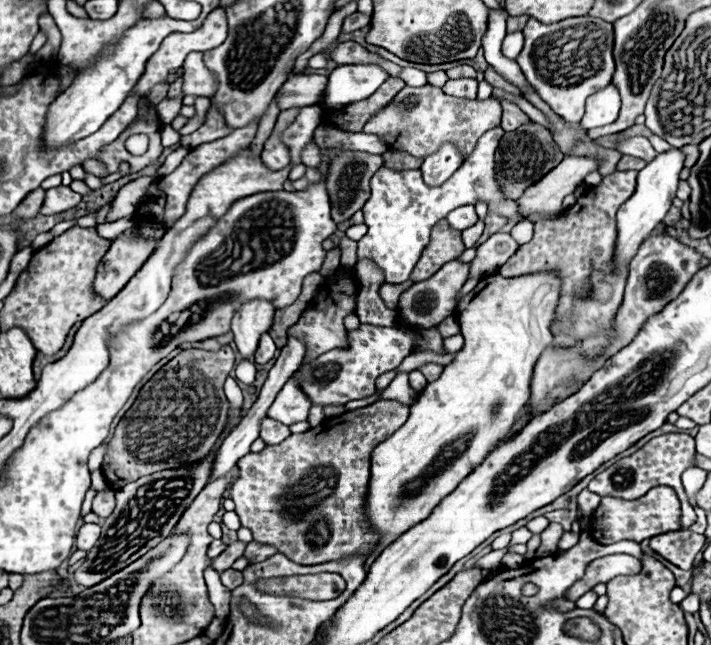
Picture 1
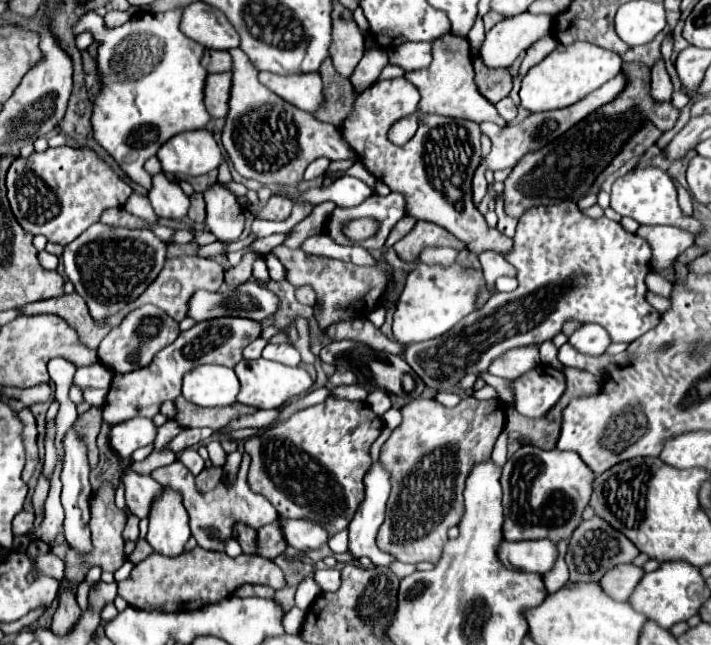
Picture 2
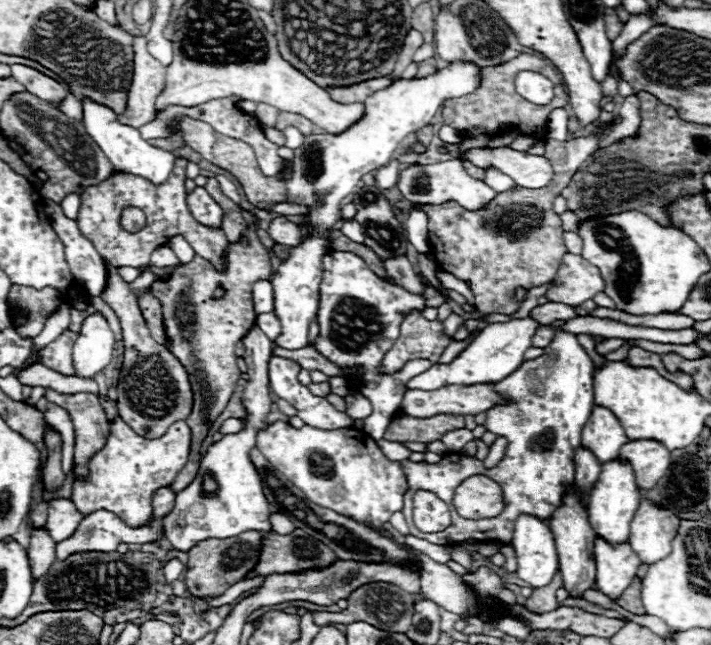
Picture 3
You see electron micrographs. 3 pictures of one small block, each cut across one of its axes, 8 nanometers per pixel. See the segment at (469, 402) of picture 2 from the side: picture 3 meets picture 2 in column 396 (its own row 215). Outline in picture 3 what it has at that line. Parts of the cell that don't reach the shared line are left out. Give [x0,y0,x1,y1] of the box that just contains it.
[420,134,598,314]

